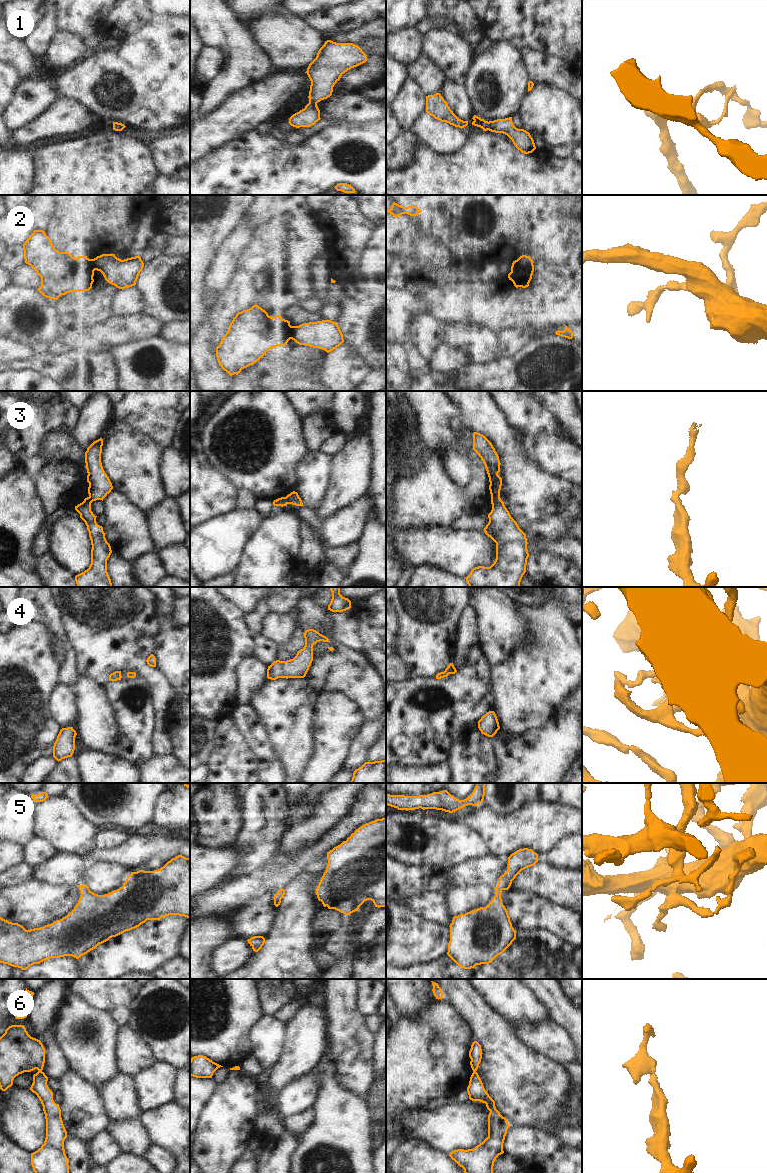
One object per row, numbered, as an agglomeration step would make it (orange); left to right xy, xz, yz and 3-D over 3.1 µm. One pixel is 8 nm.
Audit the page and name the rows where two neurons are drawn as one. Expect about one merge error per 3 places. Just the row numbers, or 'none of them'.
2, 3, 6

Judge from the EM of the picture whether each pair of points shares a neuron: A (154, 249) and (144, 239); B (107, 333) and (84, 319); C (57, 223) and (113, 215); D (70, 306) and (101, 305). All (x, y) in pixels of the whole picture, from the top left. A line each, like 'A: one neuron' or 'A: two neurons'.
A: two neurons
B: two neurons
C: one neuron
D: one neuron

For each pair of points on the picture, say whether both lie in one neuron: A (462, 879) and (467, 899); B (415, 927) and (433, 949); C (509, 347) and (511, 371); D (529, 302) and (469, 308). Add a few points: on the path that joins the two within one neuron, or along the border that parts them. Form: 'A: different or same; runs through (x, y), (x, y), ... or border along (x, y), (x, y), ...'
A: different; border along (488, 886), (455, 888)
B: same; runs through (416, 932), (428, 944)
C: different; border along (527, 342), (511, 357), (501, 356)
D: same; runs through (514, 305), (484, 305)

